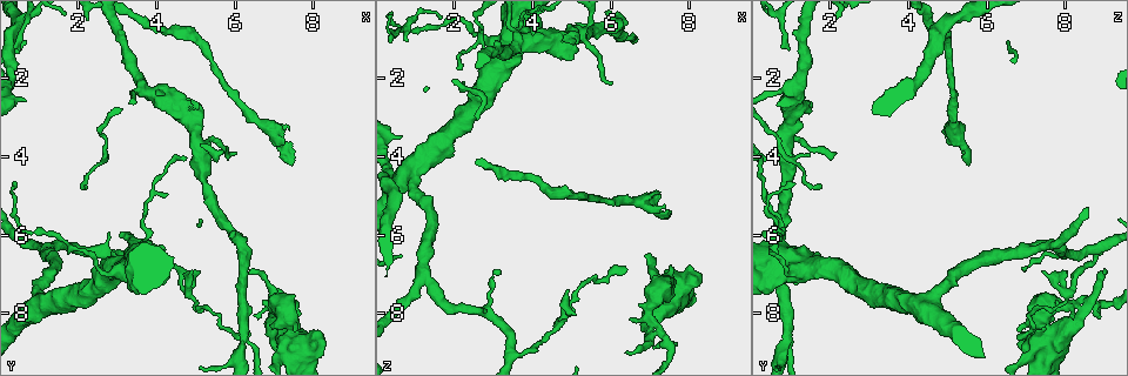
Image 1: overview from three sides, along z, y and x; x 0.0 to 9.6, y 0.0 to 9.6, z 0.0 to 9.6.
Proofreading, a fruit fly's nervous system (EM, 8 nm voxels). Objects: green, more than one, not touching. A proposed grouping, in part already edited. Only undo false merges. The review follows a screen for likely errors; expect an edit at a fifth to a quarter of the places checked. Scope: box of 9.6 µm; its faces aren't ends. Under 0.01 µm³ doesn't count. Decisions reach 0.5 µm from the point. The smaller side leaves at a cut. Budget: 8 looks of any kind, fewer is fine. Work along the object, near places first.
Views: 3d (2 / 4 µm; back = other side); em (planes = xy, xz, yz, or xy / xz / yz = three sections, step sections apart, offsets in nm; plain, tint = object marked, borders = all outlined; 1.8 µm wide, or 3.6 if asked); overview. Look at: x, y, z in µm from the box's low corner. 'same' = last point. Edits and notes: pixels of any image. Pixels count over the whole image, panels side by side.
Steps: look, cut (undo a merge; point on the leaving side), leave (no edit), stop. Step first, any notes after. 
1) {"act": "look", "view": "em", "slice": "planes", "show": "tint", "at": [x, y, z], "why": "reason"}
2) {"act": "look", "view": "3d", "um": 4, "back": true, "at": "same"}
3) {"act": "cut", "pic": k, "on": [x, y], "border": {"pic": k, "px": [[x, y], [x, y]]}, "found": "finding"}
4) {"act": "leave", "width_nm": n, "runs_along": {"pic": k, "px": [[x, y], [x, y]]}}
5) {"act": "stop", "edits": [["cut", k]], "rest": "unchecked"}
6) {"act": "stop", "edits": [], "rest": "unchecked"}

{"act": "look", "view": "em", "slice": "xy", "step": 16, "show": "tint", "at": [6.20, 8.70, 0.90], "why": "arms part here"}

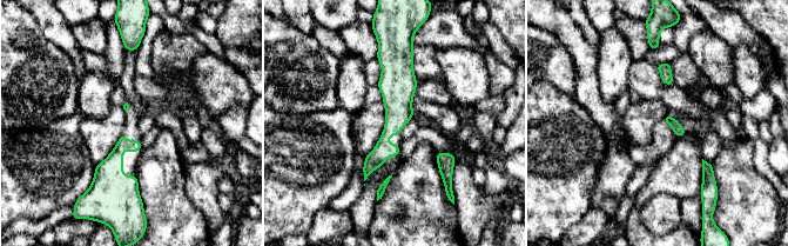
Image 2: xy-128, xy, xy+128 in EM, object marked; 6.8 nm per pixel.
{"act": "leave", "runs_along": {"pic": 2, "px": [[389, 52], [395, 122], [366, 172]]}, "found": "continuous, no second cell"}

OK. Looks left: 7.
{"act": "look", "view": "em", "slice": "xy", "step": 8, "show": "tint", "at": [5.10, 1.10, 5.05], "why": "thick turns thin"}

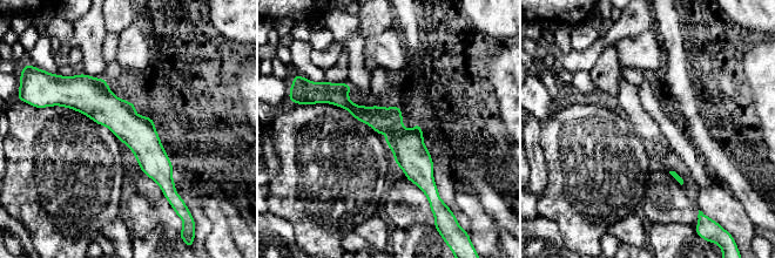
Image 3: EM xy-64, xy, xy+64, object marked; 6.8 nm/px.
{"act": "look", "view": "em", "slice": "planes", "show": "tint", "at": "same"}

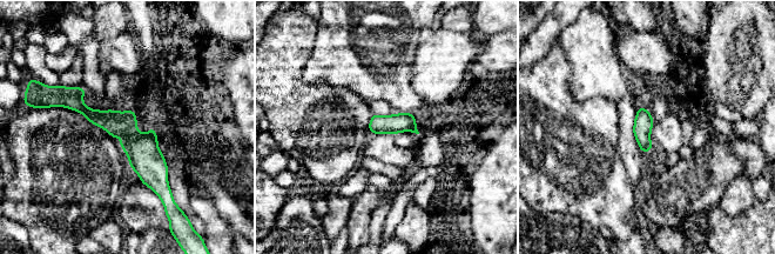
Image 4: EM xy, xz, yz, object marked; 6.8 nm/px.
{"act": "leave", "runs_along": {"pic": 4, "px": [[63, 95], [110, 120], [166, 187]]}, "found": "continuous, no second cell"}

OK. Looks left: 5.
{"act": "look", "view": "3d", "um": 4, "at": [5.10, 3.75, 0.85], "why": "abrupt turn"}

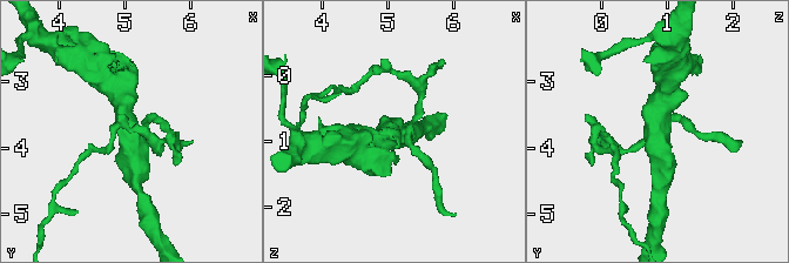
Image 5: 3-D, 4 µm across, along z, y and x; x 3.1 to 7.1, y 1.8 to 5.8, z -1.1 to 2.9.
{"act": "look", "view": "em", "um": 3.6, "slice": "planes", "show": "tint", "at": [5.10, 3.80, 0.85]}

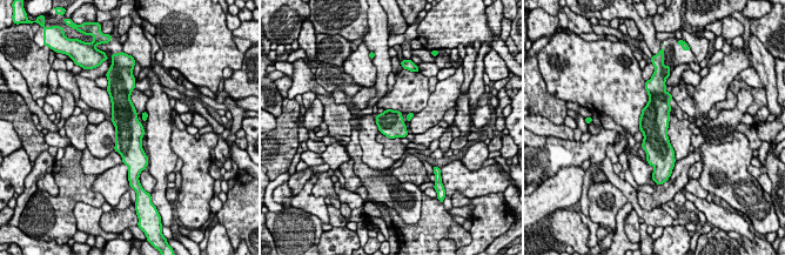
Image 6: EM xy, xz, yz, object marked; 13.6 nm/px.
{"act": "leave", "found": "one cell here"}

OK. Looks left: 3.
{"act": "look", "view": "em", "slice": "yz", "step": 16, "show": "tint", "at": [3.75, 2.30, 1.05], "why": "arms part here"}

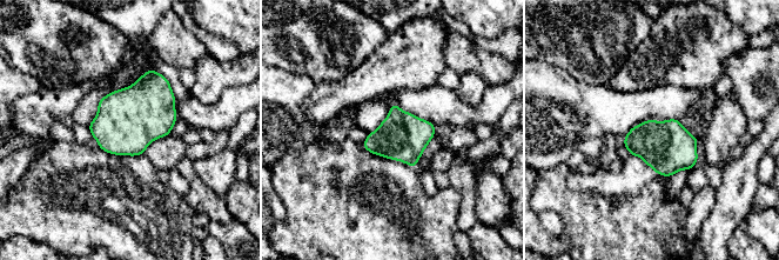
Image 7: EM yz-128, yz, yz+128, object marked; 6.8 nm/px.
{"act": "leave", "found": "one cell here"}

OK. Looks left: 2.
{"act": "stop", "edits": [], "rest": "unchecked"}

